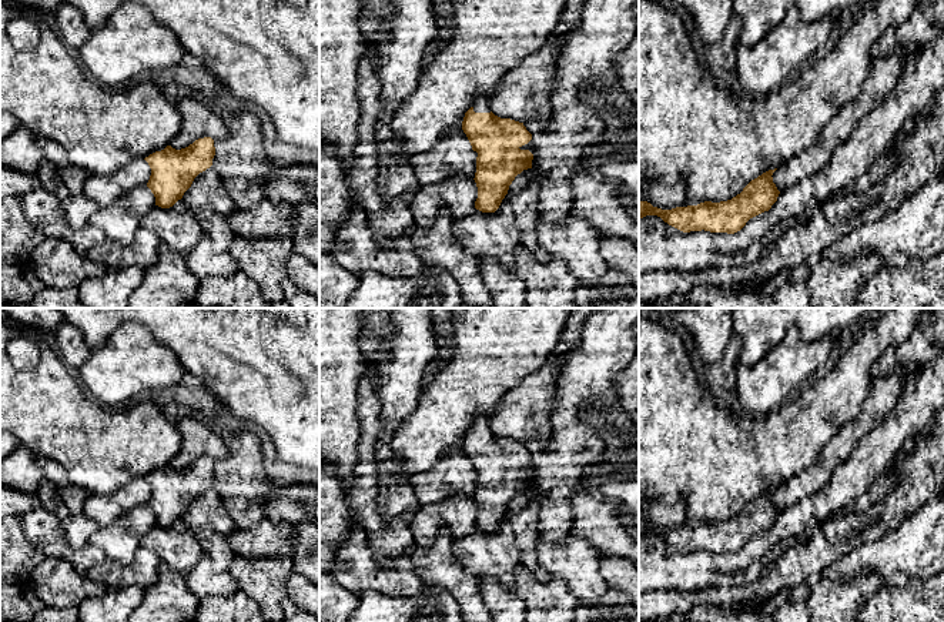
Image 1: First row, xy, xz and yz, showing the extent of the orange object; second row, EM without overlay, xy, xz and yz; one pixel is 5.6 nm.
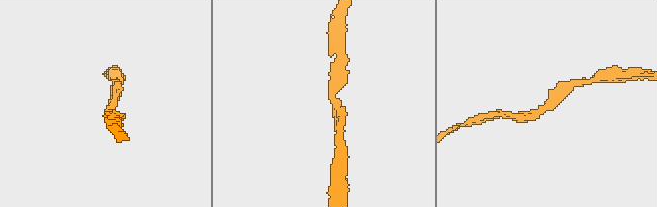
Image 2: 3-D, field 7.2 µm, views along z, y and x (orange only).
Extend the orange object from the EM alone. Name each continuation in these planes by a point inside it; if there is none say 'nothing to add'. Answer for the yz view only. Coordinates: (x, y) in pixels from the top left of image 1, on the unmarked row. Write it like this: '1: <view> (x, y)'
nothing to add

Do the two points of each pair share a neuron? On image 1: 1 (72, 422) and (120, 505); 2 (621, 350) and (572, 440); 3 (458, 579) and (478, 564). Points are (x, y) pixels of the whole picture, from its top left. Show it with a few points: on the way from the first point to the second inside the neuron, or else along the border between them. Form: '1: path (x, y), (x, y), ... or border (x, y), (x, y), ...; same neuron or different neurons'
1: border (143, 478), (126, 482), (110, 494), (89, 495); different neurons
2: path (598, 373), (572, 400), (572, 417); same neuron
3: border (452, 542), (452, 551), (461, 565), (478, 579); different neurons

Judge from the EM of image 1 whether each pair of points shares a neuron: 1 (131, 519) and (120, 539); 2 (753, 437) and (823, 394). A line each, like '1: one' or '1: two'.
1: one
2: one

